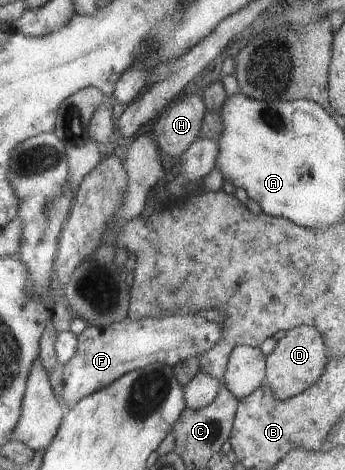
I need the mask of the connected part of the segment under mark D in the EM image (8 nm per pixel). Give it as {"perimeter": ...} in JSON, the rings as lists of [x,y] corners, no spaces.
{"perimeter":[[[296,326],[286,332],[284,338],[277,340],[276,346],[267,358],[267,382],[278,400],[288,400],[299,395],[318,382],[326,370],[328,356],[327,343],[323,333],[315,326]]]}

